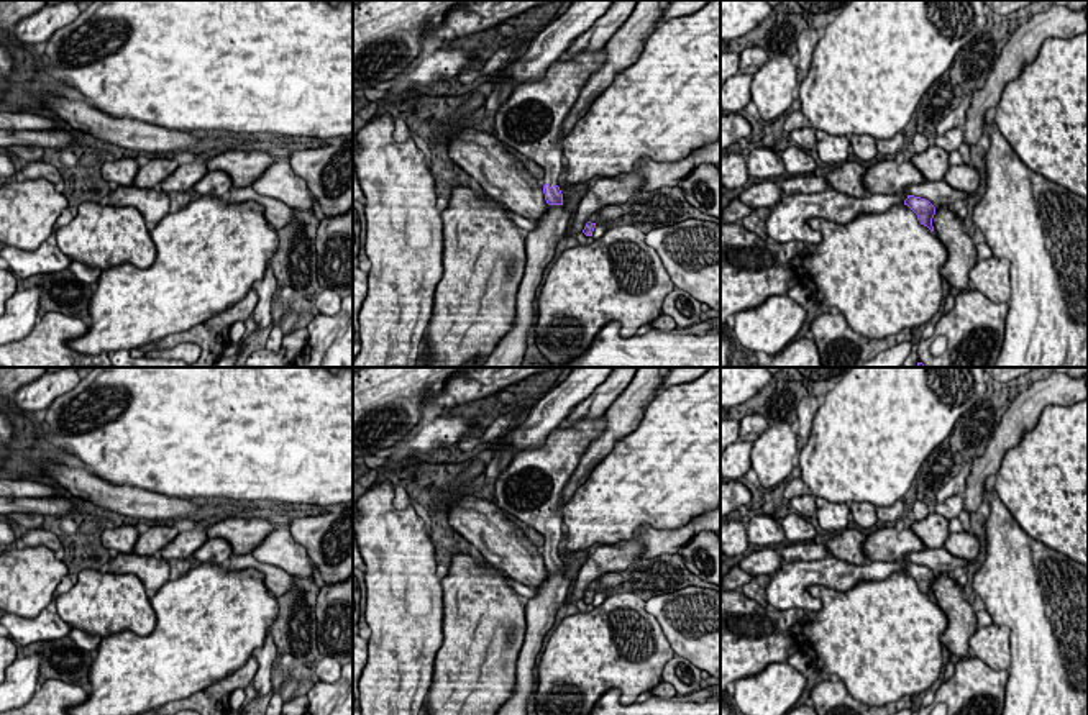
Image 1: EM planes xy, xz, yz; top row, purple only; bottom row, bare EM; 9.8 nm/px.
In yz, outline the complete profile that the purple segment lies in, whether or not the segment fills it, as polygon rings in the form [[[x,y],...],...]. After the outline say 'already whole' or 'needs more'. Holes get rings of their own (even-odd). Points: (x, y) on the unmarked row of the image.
[[[827,554],[817,561],[781,564],[770,576],[766,602],[776,610],[804,608],[806,612],[819,612],[822,602],[809,594],[807,589],[811,585],[825,585],[839,592],[847,592],[862,581],[883,581],[898,571],[907,572],[917,582],[921,592],[934,599],[932,585],[935,574],[926,566],[906,561],[857,566]]]; needs more

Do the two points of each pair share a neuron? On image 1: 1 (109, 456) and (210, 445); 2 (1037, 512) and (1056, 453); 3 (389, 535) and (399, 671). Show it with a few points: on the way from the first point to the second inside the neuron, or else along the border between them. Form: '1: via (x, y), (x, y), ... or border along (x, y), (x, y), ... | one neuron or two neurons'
1: via (133, 445), (186, 445) | one neuron
2: via (1052, 497), (1056, 494), (1056, 468) | one neuron
3: via (399, 569), (399, 637) | one neuron

